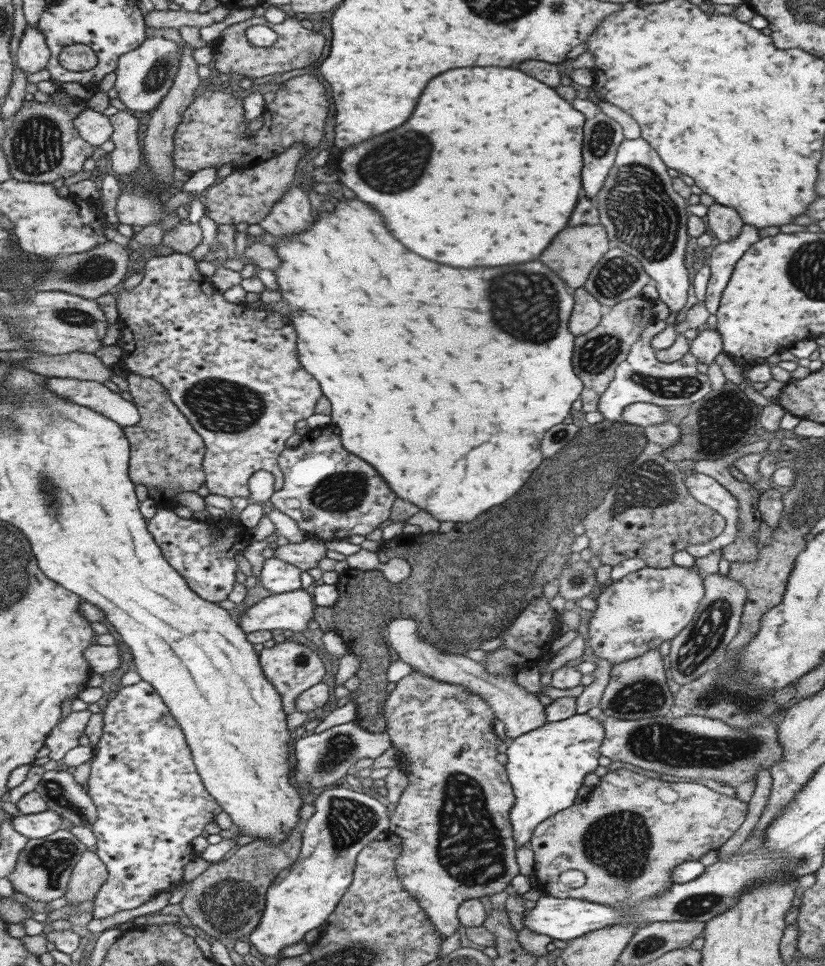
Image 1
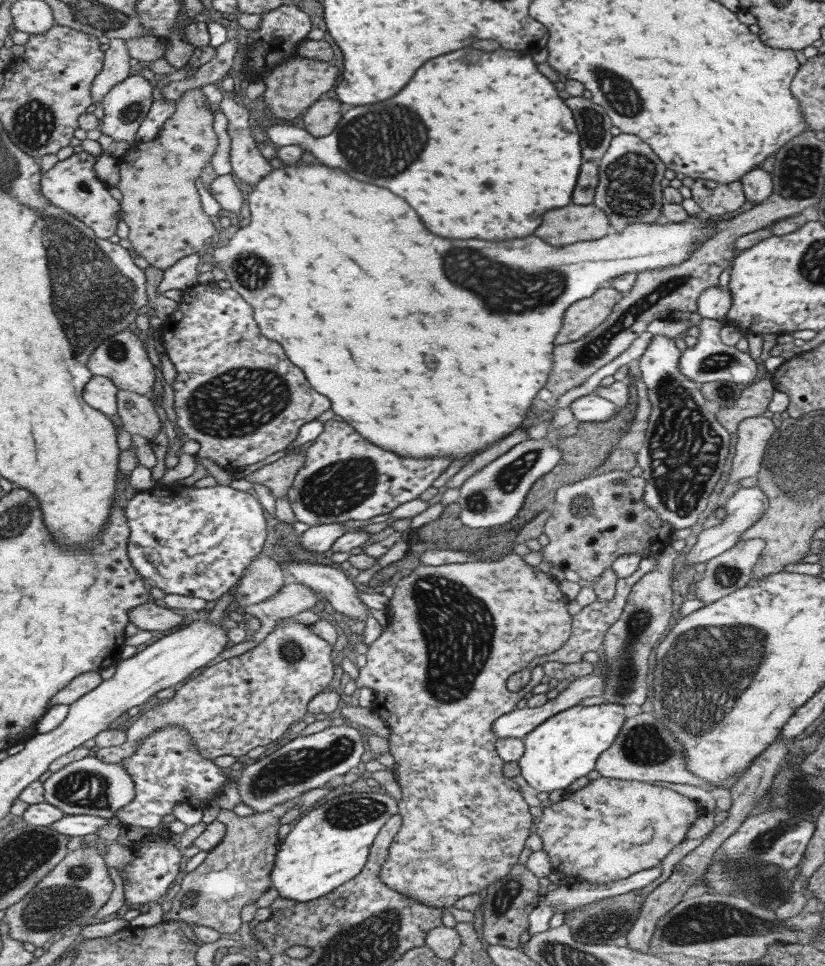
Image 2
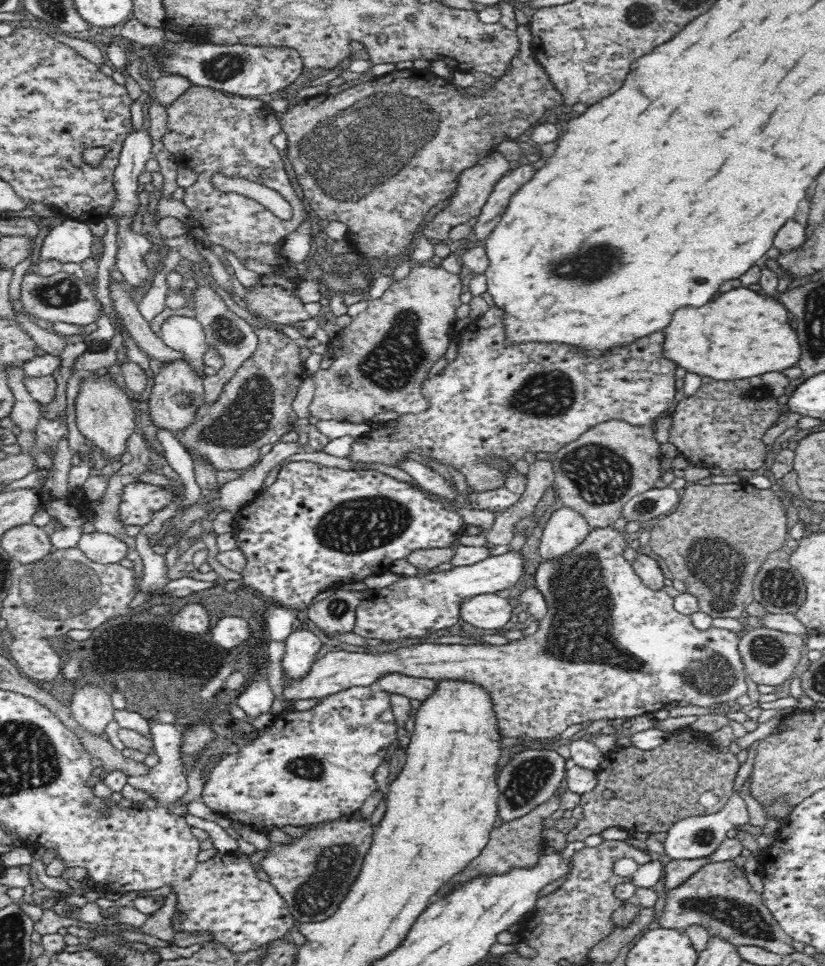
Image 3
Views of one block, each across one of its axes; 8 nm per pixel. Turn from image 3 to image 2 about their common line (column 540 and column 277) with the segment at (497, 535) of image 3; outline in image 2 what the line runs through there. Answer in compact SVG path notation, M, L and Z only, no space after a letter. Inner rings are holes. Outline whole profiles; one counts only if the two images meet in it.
M294 449L288 451L274 463L261 467L254 473L246 476L246 480L253 483L263 484L272 492L276 500L278 497L287 494L287 490L292 486L296 473L306 460L306 451Z

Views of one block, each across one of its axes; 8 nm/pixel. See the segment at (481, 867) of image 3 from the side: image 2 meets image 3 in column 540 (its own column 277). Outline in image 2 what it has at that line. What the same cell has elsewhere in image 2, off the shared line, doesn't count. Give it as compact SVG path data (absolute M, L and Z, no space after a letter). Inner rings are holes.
M294 801L277 804L266 812L253 813L252 815L240 817L233 810L221 808L216 820L226 825L226 833L223 839L215 846L205 861L198 864L195 871L191 871L183 879L183 883L176 892L176 897L172 901L171 910L164 916L166 920L182 920L186 927L189 925L207 925L220 933L232 934L241 925L241 908L246 903L256 903L258 898L268 891L271 887L271 870L277 859L279 844L282 840L278 839L278 827L280 818L284 816L294 805Z

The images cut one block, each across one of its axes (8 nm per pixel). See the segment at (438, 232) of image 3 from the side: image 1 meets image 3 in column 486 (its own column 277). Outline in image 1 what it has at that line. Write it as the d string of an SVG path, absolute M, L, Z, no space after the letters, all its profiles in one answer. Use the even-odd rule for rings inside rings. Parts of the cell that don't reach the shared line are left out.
M294 144L283 150L280 156L258 166L237 169L224 178L220 184L212 185L203 197L204 215L210 217L217 226L230 224L244 228L249 224L258 224L276 202L288 192L296 176L296 168L304 155L304 146Z

